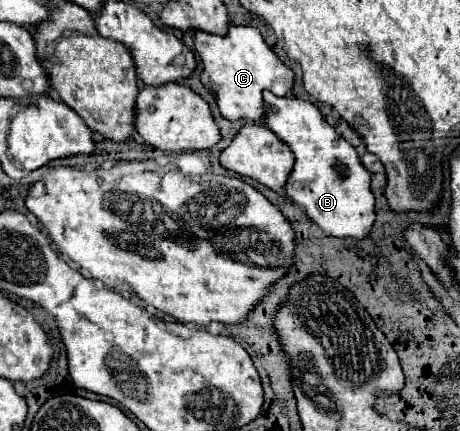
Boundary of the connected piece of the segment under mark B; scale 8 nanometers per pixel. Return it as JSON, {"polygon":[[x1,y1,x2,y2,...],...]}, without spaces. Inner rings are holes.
{"polygon":[[265,91,267,117,265,125,295,153,295,167,287,181,287,195,301,205,309,219,317,223,327,235,365,239,375,223,375,197,369,189,371,175,361,165,353,145,345,141,323,119,321,111,303,99,275,97]]}

